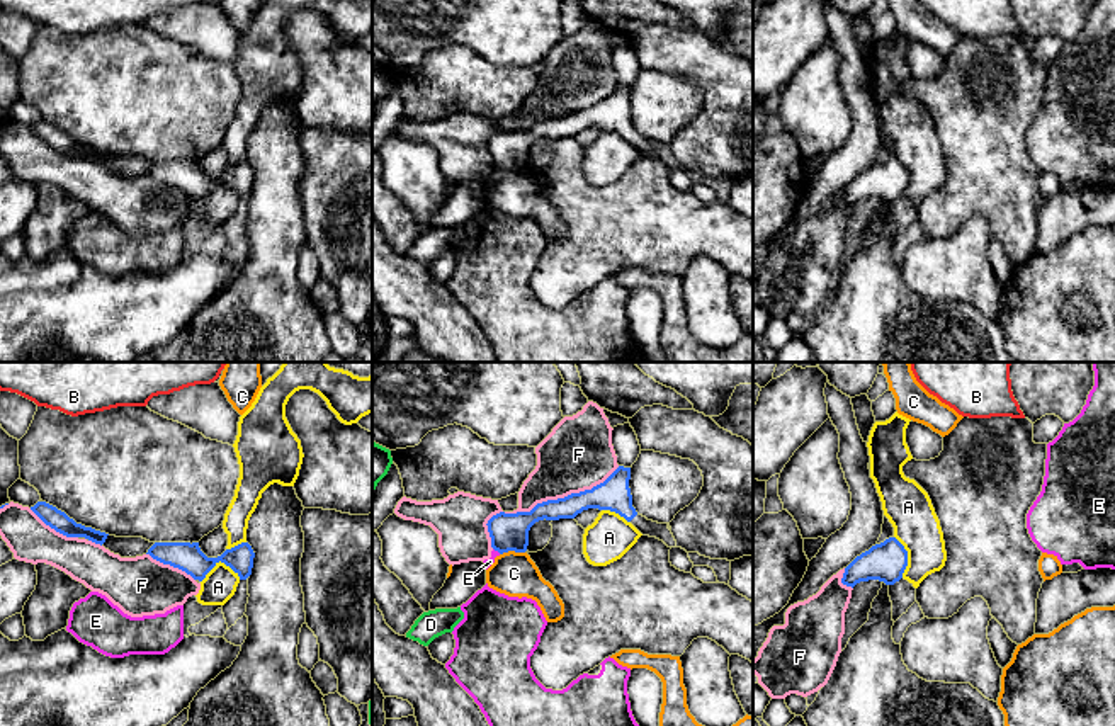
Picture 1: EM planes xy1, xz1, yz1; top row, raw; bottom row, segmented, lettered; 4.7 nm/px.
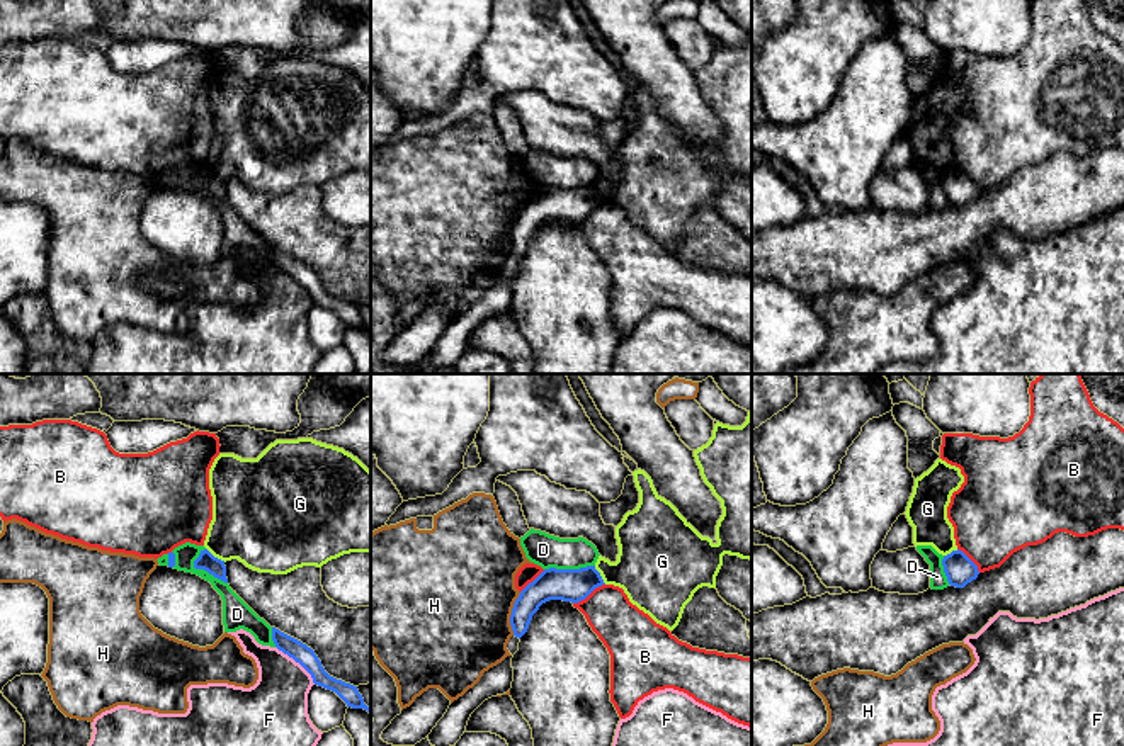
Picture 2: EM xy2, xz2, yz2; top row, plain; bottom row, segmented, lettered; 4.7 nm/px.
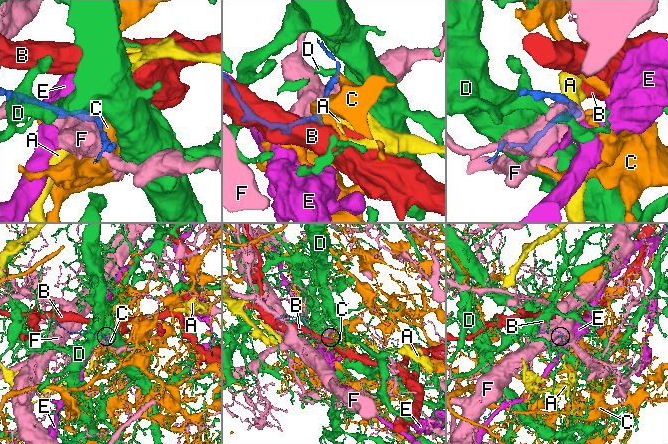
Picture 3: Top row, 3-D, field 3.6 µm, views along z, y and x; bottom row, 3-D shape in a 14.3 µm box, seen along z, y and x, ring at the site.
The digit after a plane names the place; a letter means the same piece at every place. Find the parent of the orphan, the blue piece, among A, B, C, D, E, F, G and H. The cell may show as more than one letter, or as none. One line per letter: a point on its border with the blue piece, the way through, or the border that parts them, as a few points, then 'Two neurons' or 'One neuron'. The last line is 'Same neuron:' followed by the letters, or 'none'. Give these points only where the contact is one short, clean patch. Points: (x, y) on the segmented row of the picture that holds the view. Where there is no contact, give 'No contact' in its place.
A: Touches blue at xy1 (220, 560). Boundary: xy1 (240, 577), (220, 561), (201, 582). Two neurons
B: Touches blue at xz2 (589, 593). Two neurons
C: Touches blue at xz1 (512, 550). Boundary: xz1 (524, 551), (503, 551), (500, 555). Two neurons
D: Touches blue at xy2 (203, 568). Two neurons
E: Touches blue at xz1 (497, 550). Boundary: xz1 (493, 548), (500, 553). Two neurons
F: Touches blue at xz1 (543, 502). Two neurons
G: Touches blue at xy2 (216, 558). Boundary: xy2 (206, 548), (225, 561). Two neurons
H: Touches blue at xz2 (512, 614). Two neurons
Same neuron: none

